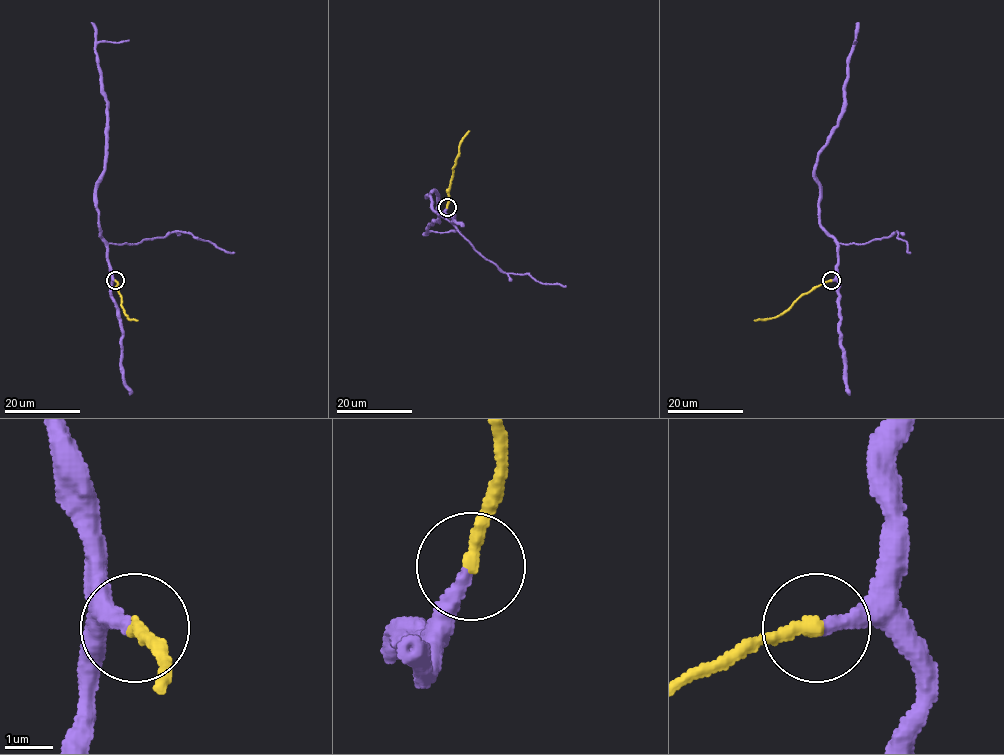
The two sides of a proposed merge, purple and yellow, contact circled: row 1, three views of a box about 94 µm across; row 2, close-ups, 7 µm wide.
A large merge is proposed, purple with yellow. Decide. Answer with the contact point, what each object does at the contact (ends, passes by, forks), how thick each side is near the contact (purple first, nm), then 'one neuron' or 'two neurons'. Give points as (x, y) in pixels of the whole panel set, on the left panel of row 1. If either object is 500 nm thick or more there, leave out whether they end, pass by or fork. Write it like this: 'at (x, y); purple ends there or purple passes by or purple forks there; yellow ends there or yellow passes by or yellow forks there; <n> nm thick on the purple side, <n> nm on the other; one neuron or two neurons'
at (115, 280); purple ends there; yellow ends there; 320 nm thick on the purple side, 280 nm on the other; one neuron

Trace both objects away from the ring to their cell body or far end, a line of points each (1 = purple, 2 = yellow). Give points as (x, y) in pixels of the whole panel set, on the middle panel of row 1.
1: (447, 208), (438, 214), (432, 207), (428, 195), (433, 191), (436, 194), (438, 217), (427, 230), (460, 232)
2: (447, 207), (453, 167), (460, 141), (469, 131)

